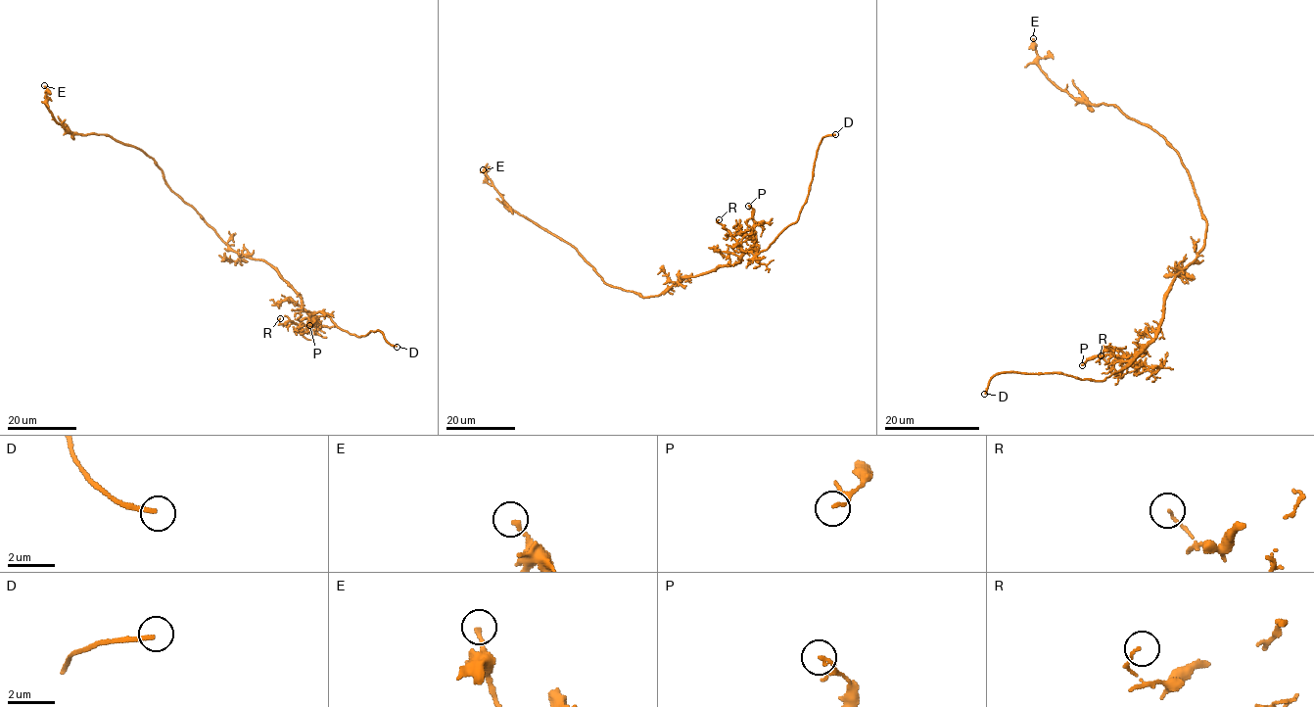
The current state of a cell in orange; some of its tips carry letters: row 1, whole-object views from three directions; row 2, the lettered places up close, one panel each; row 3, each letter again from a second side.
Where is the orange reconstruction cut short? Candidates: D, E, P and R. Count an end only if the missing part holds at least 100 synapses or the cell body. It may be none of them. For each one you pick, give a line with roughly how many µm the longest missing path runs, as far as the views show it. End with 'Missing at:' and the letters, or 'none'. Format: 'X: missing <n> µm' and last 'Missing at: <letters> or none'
D: missing 15 µm
Missing at: D

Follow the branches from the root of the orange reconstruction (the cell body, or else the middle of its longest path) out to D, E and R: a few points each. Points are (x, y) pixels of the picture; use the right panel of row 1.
D: (1196, 254), (1175, 276), (1146, 353), (1121, 370), (1102, 381), (998, 372), (984, 394)
E: (1196, 254), (1203, 246), (1206, 218), (1179, 153), (1113, 105), (1088, 105), (1059, 89), (1040, 68), (1033, 38)
R: (1196, 254), (1166, 296), (1156, 336), (1135, 356), (1145, 364), (1106, 363), (1101, 355)

